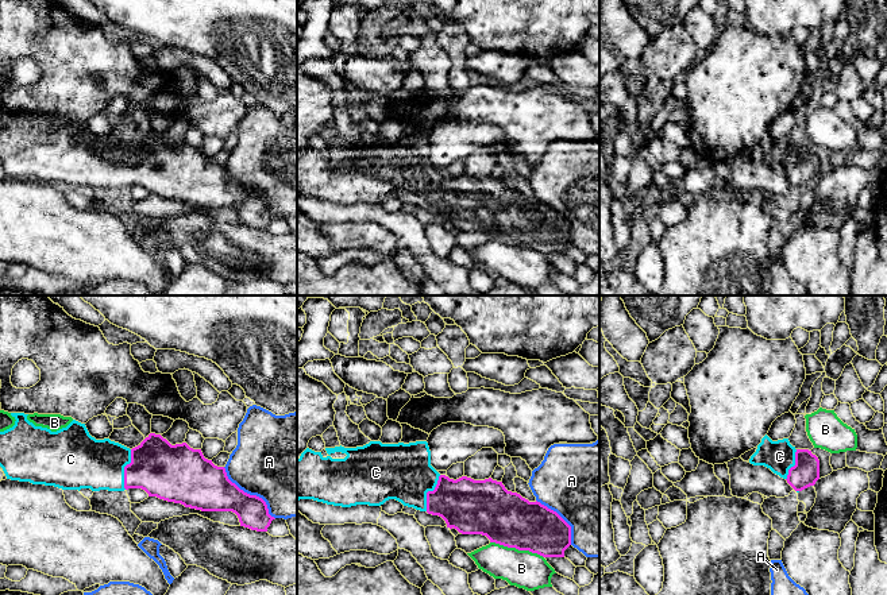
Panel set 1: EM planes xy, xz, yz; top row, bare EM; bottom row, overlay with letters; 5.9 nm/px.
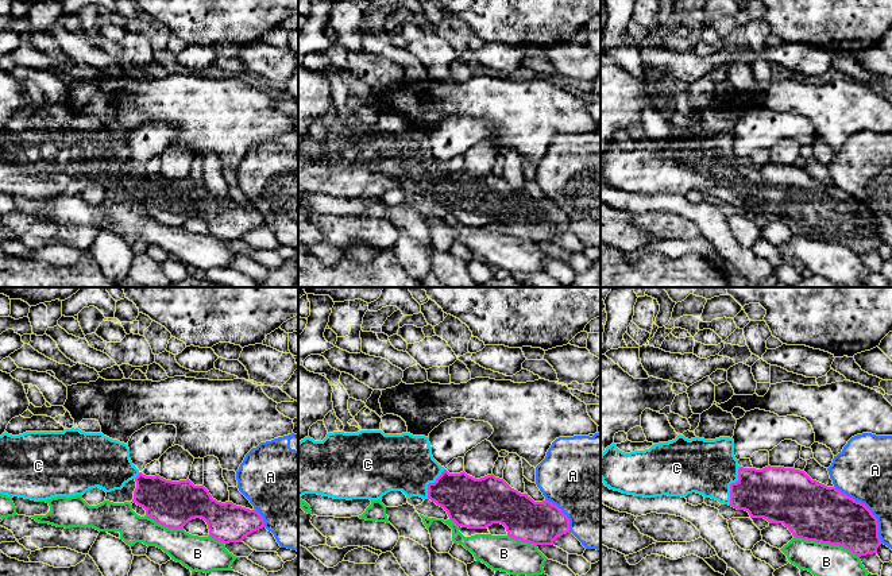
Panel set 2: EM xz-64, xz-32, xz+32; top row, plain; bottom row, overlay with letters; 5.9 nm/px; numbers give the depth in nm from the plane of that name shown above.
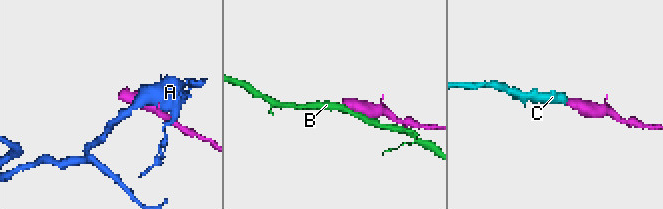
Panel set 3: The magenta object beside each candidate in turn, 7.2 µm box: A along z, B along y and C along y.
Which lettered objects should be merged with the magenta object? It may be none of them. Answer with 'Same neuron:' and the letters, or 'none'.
Same neuron: C

